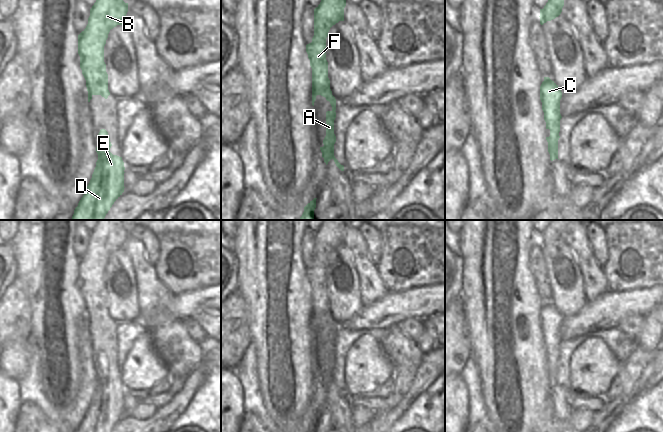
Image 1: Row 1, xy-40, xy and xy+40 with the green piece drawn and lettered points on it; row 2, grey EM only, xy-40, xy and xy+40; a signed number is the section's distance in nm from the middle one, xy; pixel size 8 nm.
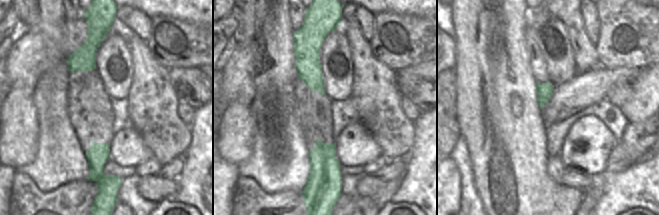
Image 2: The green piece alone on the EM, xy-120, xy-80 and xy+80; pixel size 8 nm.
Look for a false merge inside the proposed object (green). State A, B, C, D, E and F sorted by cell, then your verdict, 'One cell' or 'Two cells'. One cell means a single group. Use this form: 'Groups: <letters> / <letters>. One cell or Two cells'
Groups: A B C D E F. One cell.

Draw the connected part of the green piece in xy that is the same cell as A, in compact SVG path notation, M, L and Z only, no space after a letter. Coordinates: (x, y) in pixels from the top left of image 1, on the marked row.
M321 0L320 4L314 9L314 36L312 42L306 45L306 52L312 68L312 105L314 106L316 96L321 95L332 106L332 110L326 112L326 136L323 140L324 146L320 147L320 150L326 165L333 159L341 171L344 171L344 166L334 156L336 99L332 95L328 78L326 38L333 25L339 21L344 21L345 6L346 0Z

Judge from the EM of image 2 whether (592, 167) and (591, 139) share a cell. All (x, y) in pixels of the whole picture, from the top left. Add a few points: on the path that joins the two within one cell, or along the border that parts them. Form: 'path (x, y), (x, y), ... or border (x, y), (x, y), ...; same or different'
path (592, 160), (591, 146); same

